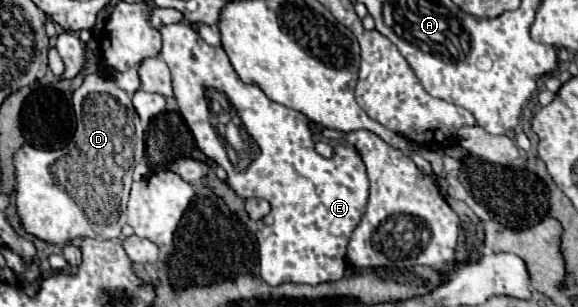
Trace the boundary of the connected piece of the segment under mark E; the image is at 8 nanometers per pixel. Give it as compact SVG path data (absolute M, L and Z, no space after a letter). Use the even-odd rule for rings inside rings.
M185 22L163 24L159 32L163 36L161 58L171 70L175 100L199 150L227 170L227 182L239 198L265 198L271 204L269 214L259 220L257 230L261 278L269 286L341 280L347 268L345 250L351 232L367 206L365 188L369 188L369 180L365 164L359 160L359 152L351 146L335 146L329 160L319 156L315 152L307 116L269 100L257 86L243 84L223 48L205 44L205 40ZM207 88L223 92L231 100L247 134L259 146L257 158L243 170L231 164L224 142L209 122Z

